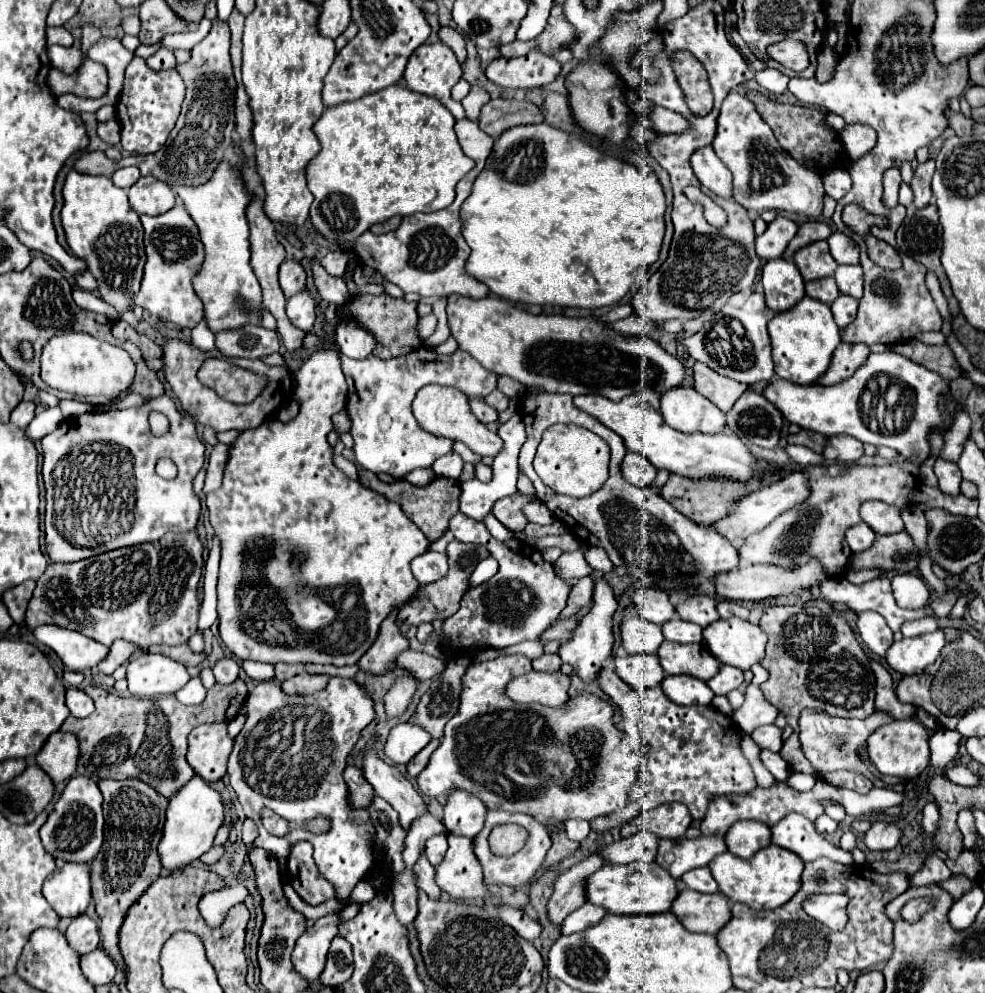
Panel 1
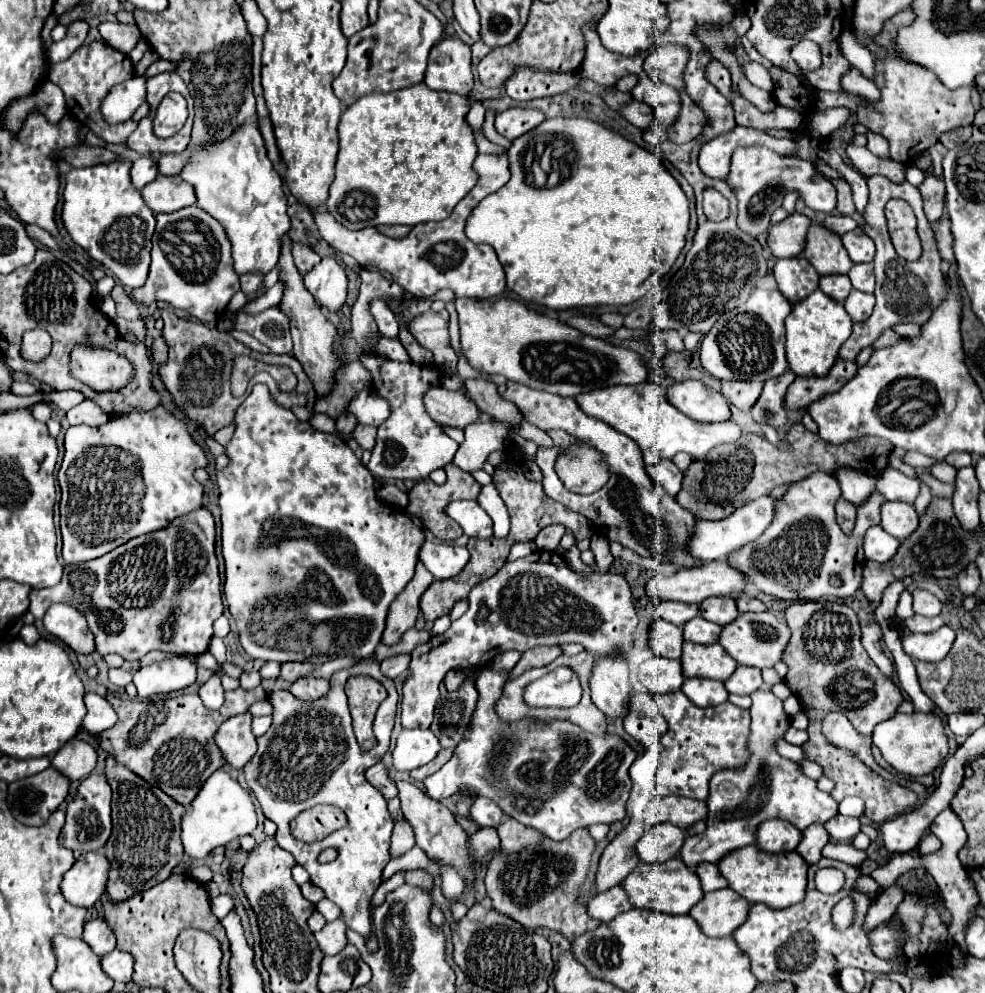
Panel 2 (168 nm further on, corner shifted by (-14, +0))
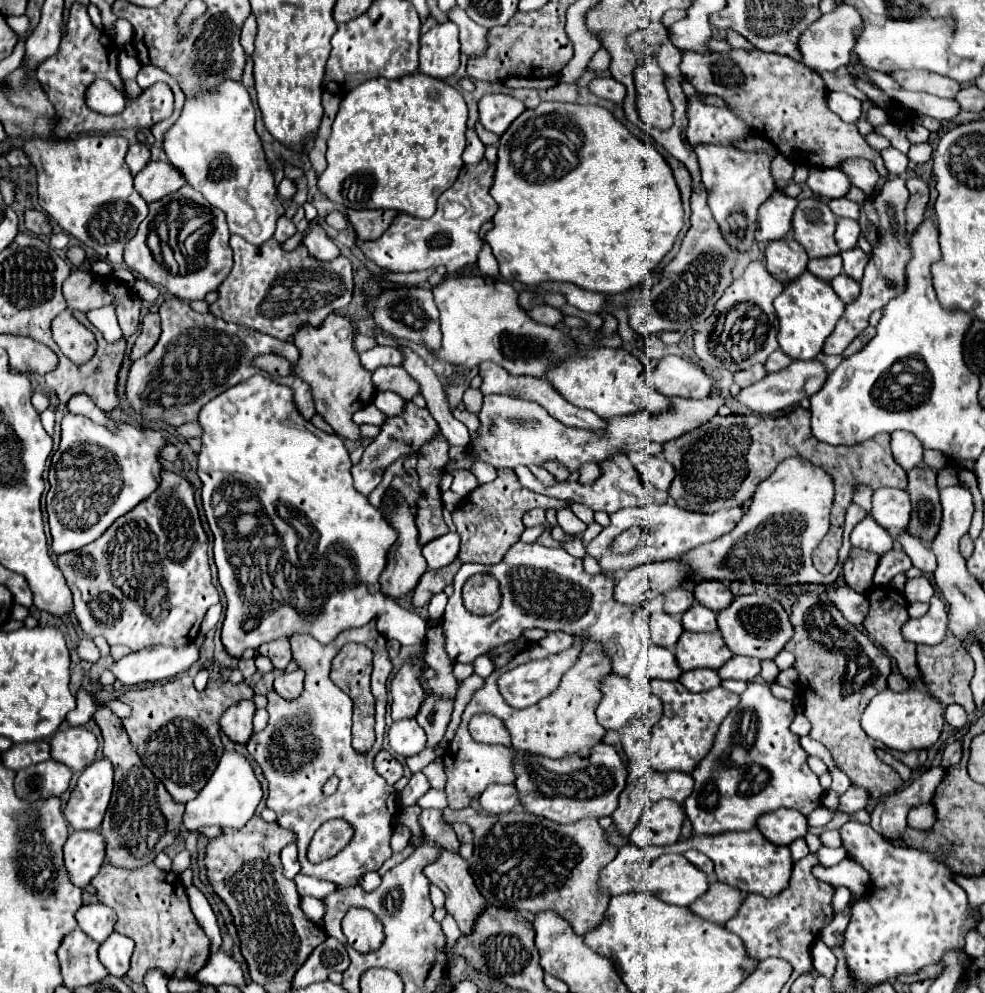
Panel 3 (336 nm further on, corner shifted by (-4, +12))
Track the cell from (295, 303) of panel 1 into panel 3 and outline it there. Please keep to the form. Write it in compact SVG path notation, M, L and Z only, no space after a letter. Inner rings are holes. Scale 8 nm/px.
M316 224L306 236L304 236L304 246L310 250L310 254L318 260L332 260L340 254L338 246L328 238L324 228Z

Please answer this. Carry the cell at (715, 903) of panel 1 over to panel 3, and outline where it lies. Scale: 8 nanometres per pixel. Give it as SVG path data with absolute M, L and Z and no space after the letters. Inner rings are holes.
M712 882L708 892L698 898L690 910L708 922L724 926L738 912L742 900L744 896L740 890L722 882Z

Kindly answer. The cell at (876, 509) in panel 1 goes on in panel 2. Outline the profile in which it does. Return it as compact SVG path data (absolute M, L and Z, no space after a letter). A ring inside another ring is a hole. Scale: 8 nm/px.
M884 502L880 526L894 538L904 540L918 528L918 514L906 502Z

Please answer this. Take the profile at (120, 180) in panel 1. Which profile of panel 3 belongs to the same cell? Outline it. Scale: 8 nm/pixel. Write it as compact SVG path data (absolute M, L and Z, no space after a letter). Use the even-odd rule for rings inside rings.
M132 144L128 148L128 154L126 154L126 164L130 166L130 172L136 174L138 170L142 170L150 160L150 150L146 144Z

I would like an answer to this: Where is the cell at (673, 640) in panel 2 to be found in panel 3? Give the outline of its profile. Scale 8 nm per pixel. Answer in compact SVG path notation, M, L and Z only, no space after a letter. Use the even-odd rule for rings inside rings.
M666 612L650 614L650 634L652 634L654 644L664 646L664 648L674 648L682 632L684 628L682 628L680 618L670 616Z

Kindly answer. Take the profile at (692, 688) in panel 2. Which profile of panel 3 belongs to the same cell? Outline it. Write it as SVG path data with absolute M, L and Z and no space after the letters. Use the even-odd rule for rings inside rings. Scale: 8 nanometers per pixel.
M690 670L690 672L682 672L680 682L690 690L690 692L704 692L704 690L712 690L716 686L720 686L720 676L714 670Z

